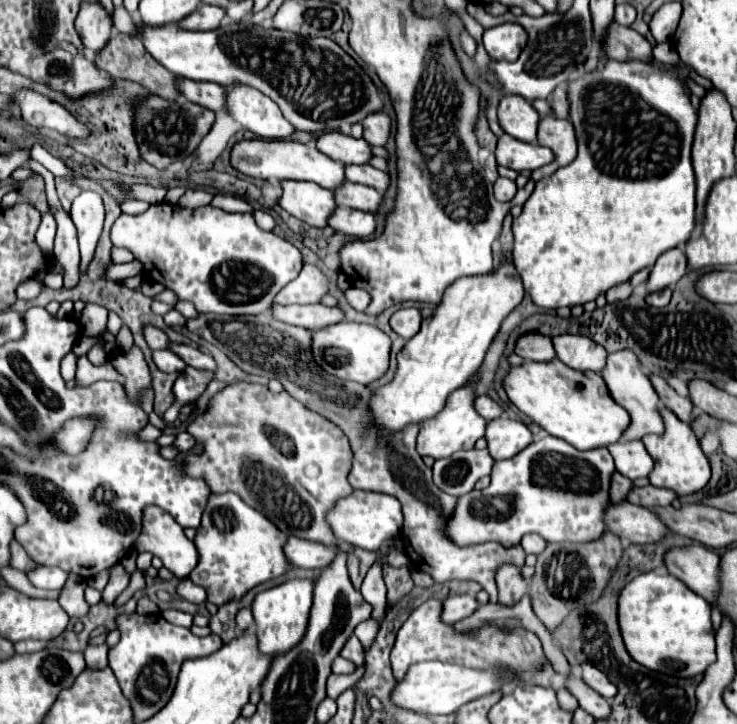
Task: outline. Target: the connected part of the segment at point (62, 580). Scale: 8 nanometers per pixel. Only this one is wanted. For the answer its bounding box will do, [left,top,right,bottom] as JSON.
[28,568,68,590]

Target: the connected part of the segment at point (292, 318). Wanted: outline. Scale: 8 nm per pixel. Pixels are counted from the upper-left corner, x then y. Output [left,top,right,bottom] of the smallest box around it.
[274,304,344,330]

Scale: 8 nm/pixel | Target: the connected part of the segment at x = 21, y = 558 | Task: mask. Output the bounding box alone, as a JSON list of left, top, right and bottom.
[11,542,36,565]

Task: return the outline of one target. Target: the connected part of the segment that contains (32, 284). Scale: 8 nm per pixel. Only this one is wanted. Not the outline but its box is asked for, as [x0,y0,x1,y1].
[16,280,42,300]

